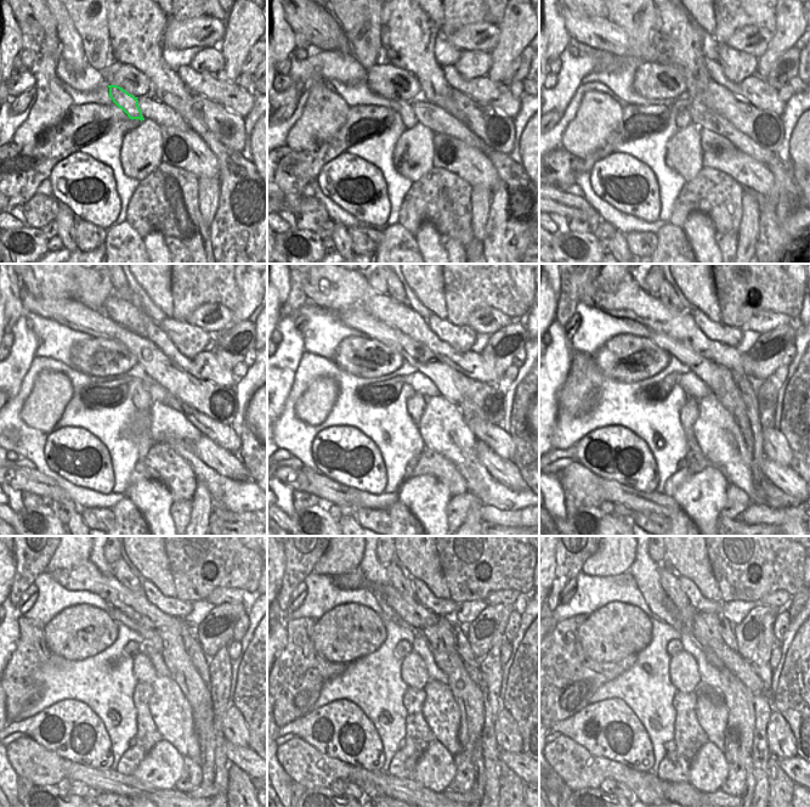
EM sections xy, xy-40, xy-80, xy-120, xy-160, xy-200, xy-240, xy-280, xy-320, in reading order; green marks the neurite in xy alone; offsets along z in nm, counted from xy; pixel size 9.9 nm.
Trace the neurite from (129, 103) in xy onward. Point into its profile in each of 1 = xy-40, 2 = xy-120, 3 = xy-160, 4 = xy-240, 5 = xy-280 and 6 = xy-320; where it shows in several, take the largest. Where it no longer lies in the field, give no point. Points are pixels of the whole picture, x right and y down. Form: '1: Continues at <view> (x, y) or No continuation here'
1: Continues at xy-40 (406, 111)
2: Continues at xy-120 (142, 401)
3: Continues at xy-160 (415, 406)
4: Continues at xy-240 (147, 735)
5: Continues at xy-280 (418, 738)
6: Continues at xy-320 (689, 737).

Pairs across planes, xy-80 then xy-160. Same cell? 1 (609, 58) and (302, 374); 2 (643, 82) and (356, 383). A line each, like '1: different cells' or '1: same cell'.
1: different cells
2: different cells

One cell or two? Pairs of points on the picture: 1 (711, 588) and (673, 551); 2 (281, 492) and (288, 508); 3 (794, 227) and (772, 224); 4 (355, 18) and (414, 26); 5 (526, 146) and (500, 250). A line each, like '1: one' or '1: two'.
1: one
2: one
3: two
4: two
5: two

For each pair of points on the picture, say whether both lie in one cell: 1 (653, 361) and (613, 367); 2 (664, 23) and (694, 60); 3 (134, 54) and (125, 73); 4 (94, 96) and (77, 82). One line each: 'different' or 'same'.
1: same
2: same
3: different
4: different

